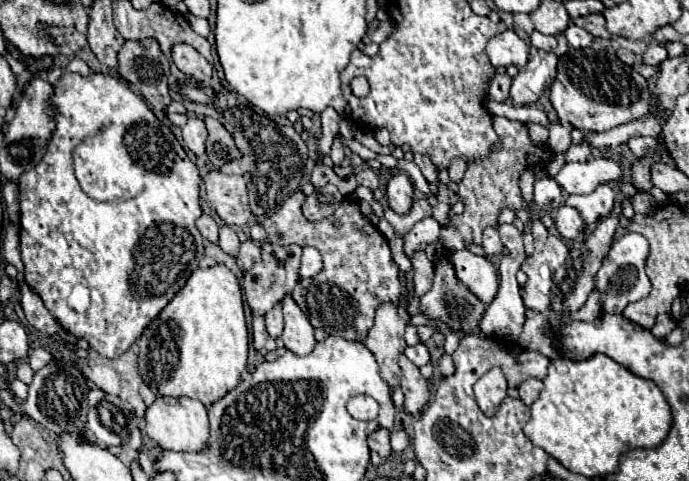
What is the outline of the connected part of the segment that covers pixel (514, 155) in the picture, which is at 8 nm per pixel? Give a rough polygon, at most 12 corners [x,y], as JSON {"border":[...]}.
{"border":[[495,116],[495,152],[471,160],[459,182],[465,212],[450,212],[441,244],[463,250],[521,208],[519,174],[551,158],[527,124]]}

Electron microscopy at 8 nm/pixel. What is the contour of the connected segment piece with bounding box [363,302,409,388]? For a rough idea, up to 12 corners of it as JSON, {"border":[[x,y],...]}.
{"border":[[383,302],[363,344],[383,380],[399,384],[407,310]]}

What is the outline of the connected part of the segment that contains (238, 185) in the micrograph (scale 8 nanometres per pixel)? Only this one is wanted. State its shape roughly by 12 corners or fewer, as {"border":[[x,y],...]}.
{"border":[[213,170],[205,178],[209,204],[225,224],[253,218],[241,176]]}

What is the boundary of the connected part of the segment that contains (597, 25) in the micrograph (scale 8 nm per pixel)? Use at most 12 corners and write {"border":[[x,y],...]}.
{"border":[[601,14],[575,18],[573,24],[597,38],[611,38]]}

